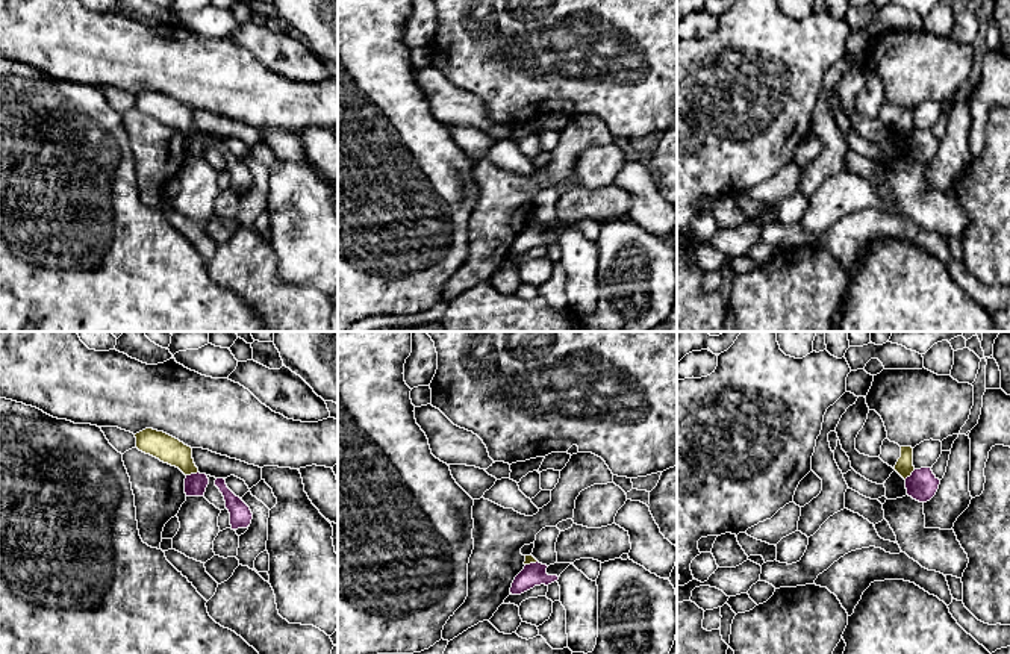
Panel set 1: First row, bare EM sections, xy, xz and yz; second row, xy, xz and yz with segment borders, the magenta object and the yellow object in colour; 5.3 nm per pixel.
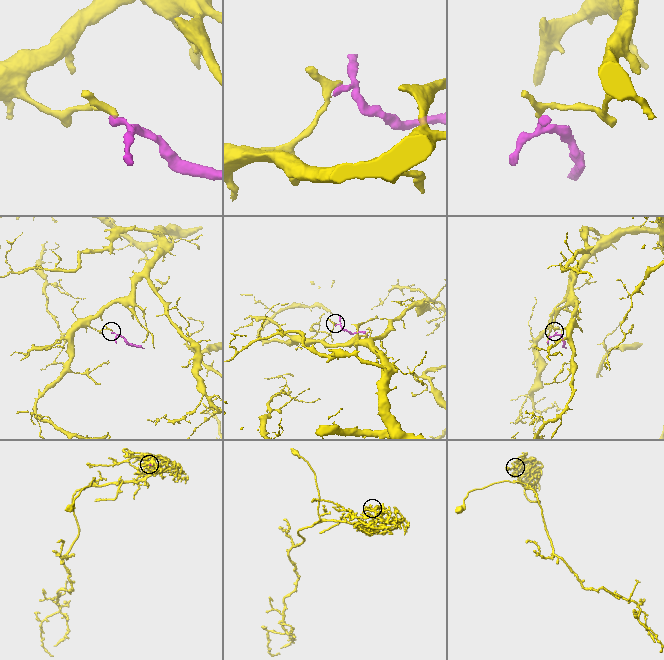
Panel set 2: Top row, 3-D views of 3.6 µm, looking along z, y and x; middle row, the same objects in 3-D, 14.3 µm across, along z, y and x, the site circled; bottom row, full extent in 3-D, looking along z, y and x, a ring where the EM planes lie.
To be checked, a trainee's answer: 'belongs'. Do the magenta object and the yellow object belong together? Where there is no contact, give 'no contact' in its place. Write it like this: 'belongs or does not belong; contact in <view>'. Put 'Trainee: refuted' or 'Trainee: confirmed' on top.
Trainee: refuted
does not belong; contact in xy

